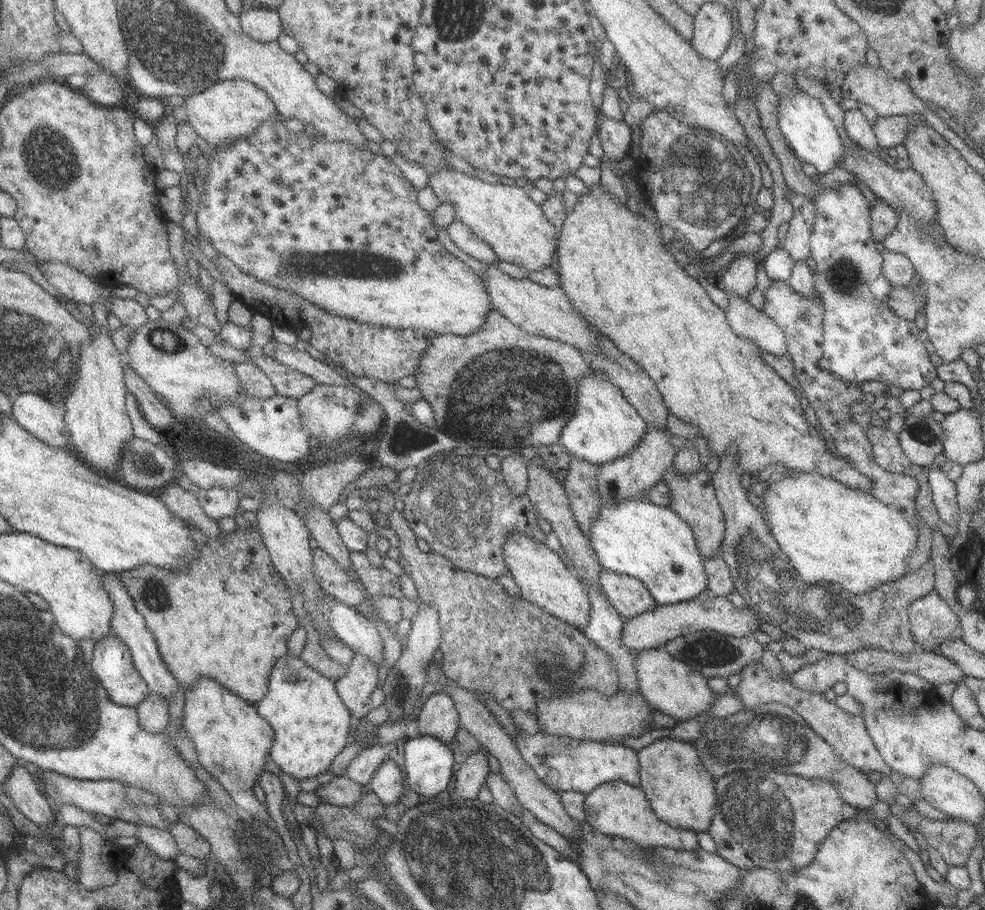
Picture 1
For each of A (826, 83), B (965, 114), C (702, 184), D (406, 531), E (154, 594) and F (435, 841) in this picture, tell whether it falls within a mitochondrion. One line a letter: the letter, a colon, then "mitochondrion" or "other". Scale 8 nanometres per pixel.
A: other
B: other
C: mitochondrion
D: other
E: mitochondrion
F: mitochondrion

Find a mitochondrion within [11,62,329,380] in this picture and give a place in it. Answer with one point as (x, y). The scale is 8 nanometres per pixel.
(52, 162)

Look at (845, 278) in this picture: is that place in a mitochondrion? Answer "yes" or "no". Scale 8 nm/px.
yes

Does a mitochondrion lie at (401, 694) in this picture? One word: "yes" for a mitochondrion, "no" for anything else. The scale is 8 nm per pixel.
no

